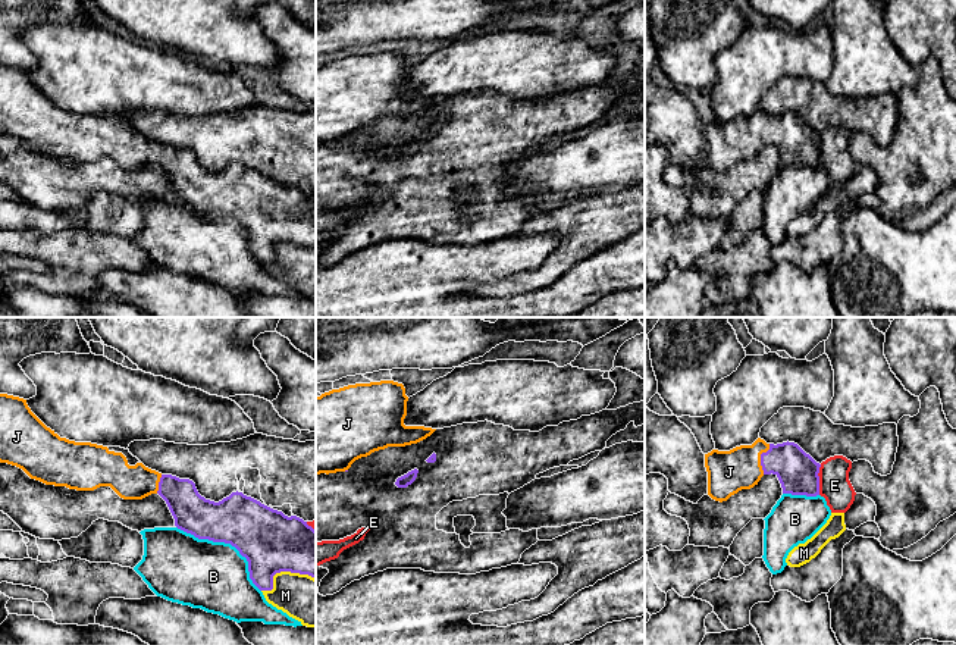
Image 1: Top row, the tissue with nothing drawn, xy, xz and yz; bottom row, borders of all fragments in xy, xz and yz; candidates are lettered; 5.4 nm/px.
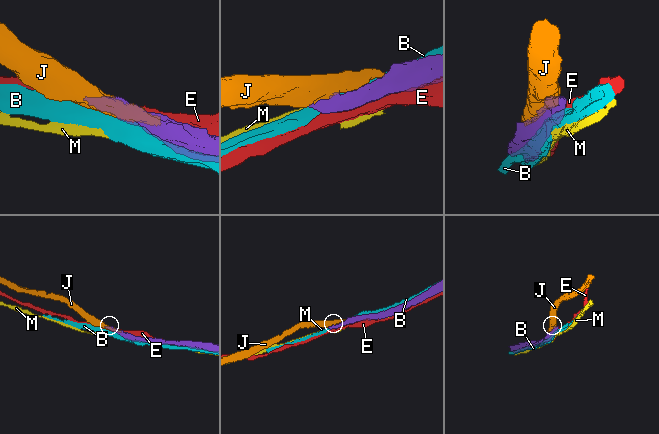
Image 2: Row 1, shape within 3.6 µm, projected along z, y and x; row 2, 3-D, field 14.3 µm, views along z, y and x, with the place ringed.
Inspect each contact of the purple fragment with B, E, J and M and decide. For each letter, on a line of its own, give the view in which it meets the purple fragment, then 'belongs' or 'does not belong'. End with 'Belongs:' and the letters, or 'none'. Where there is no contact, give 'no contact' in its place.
B: xy | does not belong
E: yz | does not belong
J: yz | belongs
M: xy | does not belong
Belongs: J

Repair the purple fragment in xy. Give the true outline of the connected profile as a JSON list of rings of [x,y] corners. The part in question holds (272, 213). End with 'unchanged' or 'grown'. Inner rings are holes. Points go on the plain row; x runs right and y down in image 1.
[[[162,145],[157,165],[166,172],[178,200],[198,210],[235,217],[247,229],[250,250],[260,262],[272,262],[273,247],[280,242],[308,245],[316,250],[316,201],[303,190],[288,188],[238,162],[219,173],[206,170],[192,151],[172,145]]]; unchanged

